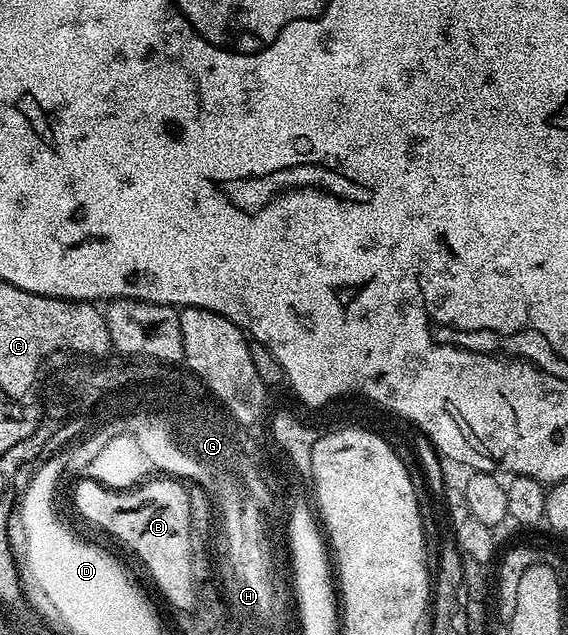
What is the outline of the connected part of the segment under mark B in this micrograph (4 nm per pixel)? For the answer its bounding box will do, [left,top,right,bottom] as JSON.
[72,477,196,613]

